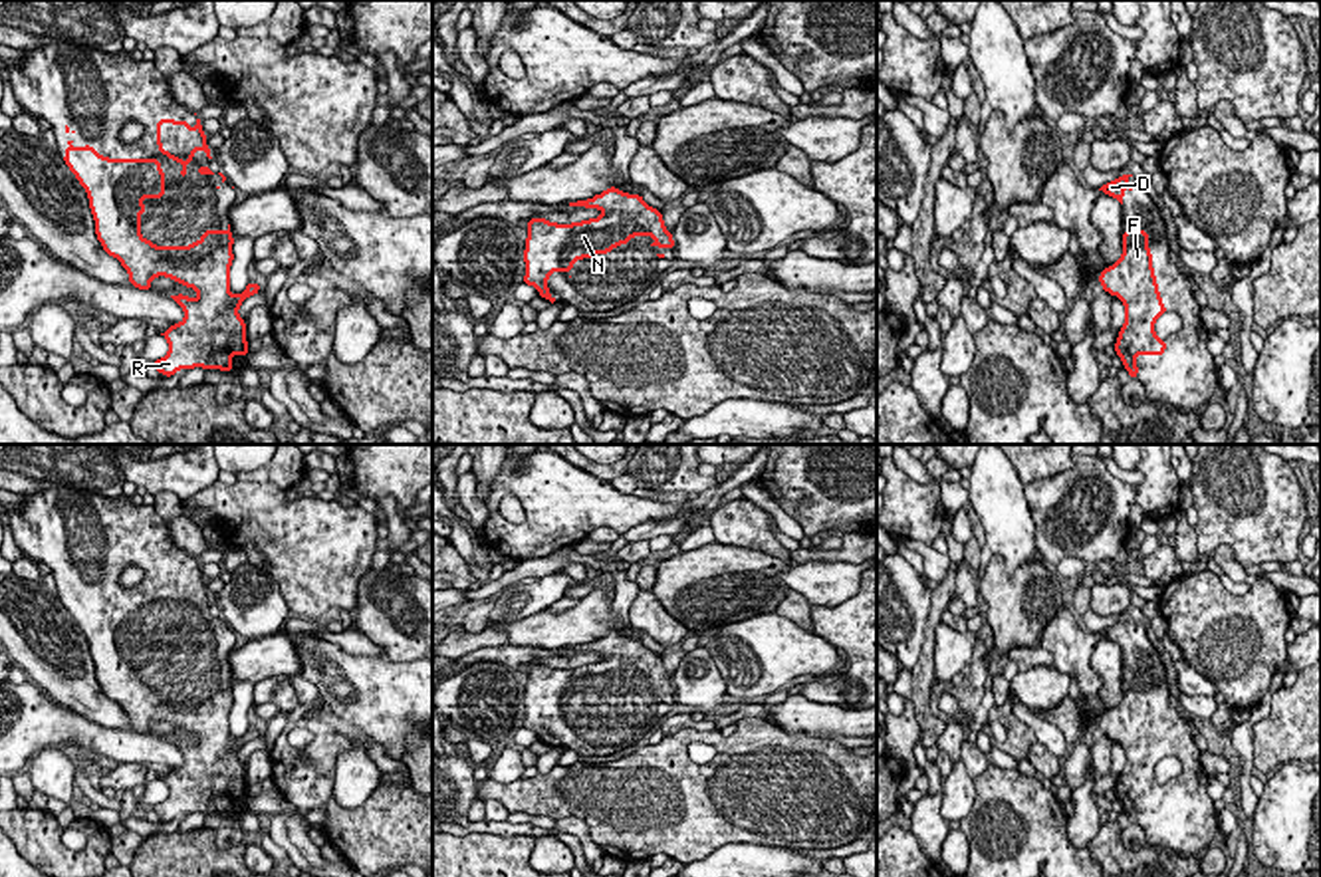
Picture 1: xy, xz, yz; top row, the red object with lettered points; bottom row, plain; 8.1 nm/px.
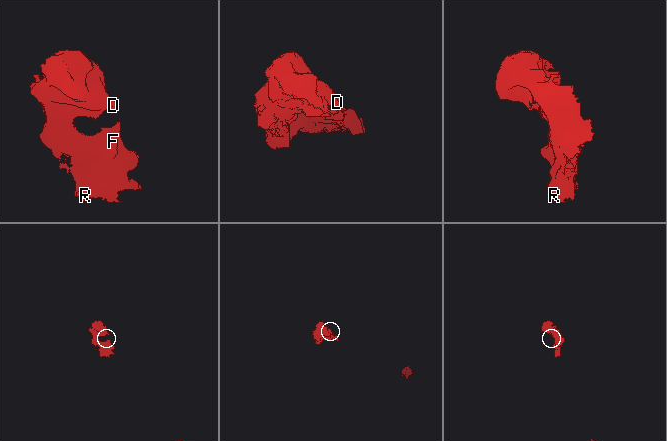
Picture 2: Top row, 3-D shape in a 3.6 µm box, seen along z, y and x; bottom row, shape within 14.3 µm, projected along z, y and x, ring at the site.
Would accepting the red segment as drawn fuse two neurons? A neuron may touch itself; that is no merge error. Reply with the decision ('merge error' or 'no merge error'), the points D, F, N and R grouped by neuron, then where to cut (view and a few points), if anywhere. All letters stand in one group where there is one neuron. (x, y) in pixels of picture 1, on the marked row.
no merge error | D F N R | no cut

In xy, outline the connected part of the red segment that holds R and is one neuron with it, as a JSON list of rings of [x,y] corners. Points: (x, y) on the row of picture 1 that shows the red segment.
[[[71,143],[61,159],[87,192],[97,240],[127,270],[131,286],[151,290],[151,282],[165,276],[198,292],[194,300],[171,296],[184,317],[161,333],[169,353],[153,363],[155,369],[165,377],[194,367],[234,371],[232,357],[250,353],[238,308],[260,292],[260,284],[248,282],[236,296],[230,292],[230,224],[226,230],[204,230],[188,246],[155,246],[141,236],[141,214],[147,212],[141,200],[165,196],[161,161],[109,159],[91,145]]]

